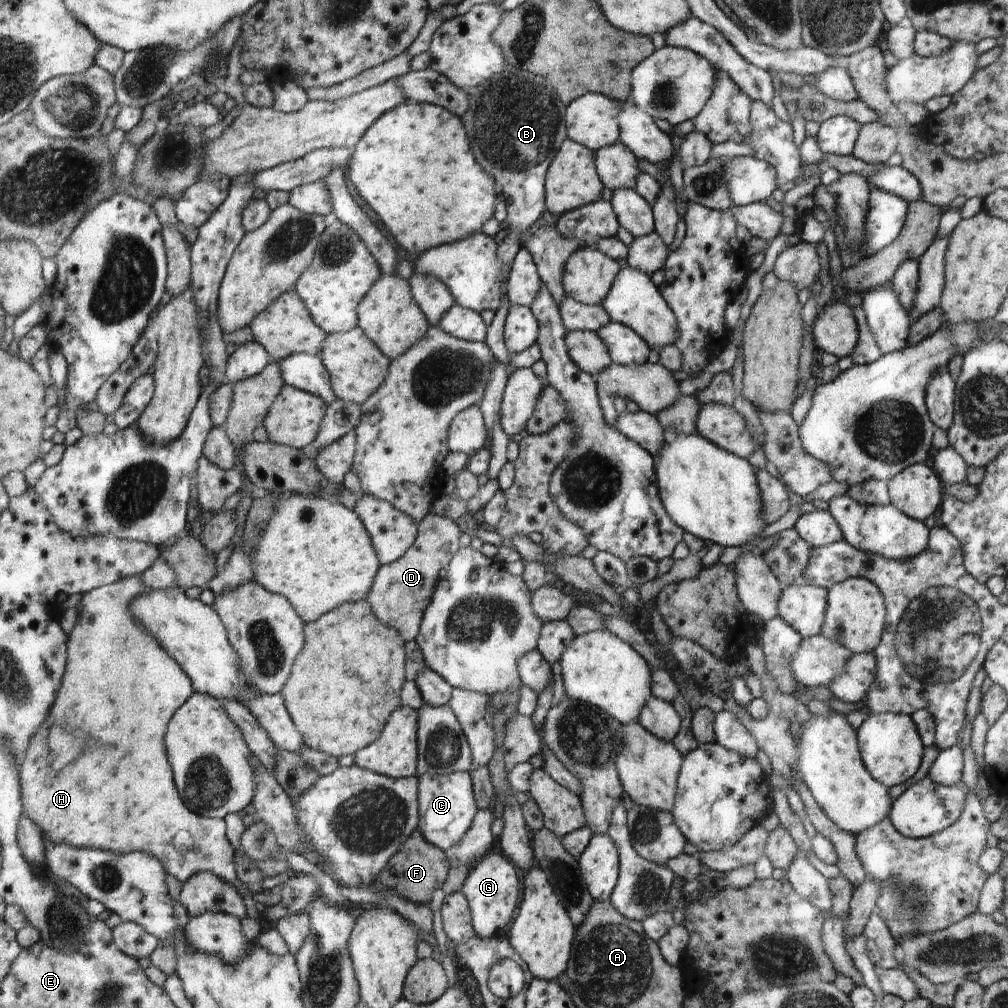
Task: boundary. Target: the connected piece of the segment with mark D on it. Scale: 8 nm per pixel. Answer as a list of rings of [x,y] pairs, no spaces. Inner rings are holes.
[[[438,513],[428,514],[418,524],[414,546],[394,563],[380,566],[377,570],[366,599],[380,622],[397,629],[404,640],[418,638],[424,613],[441,581],[440,572],[448,568],[455,552],[460,550],[460,540],[464,540],[464,532],[456,524],[456,519]]]

